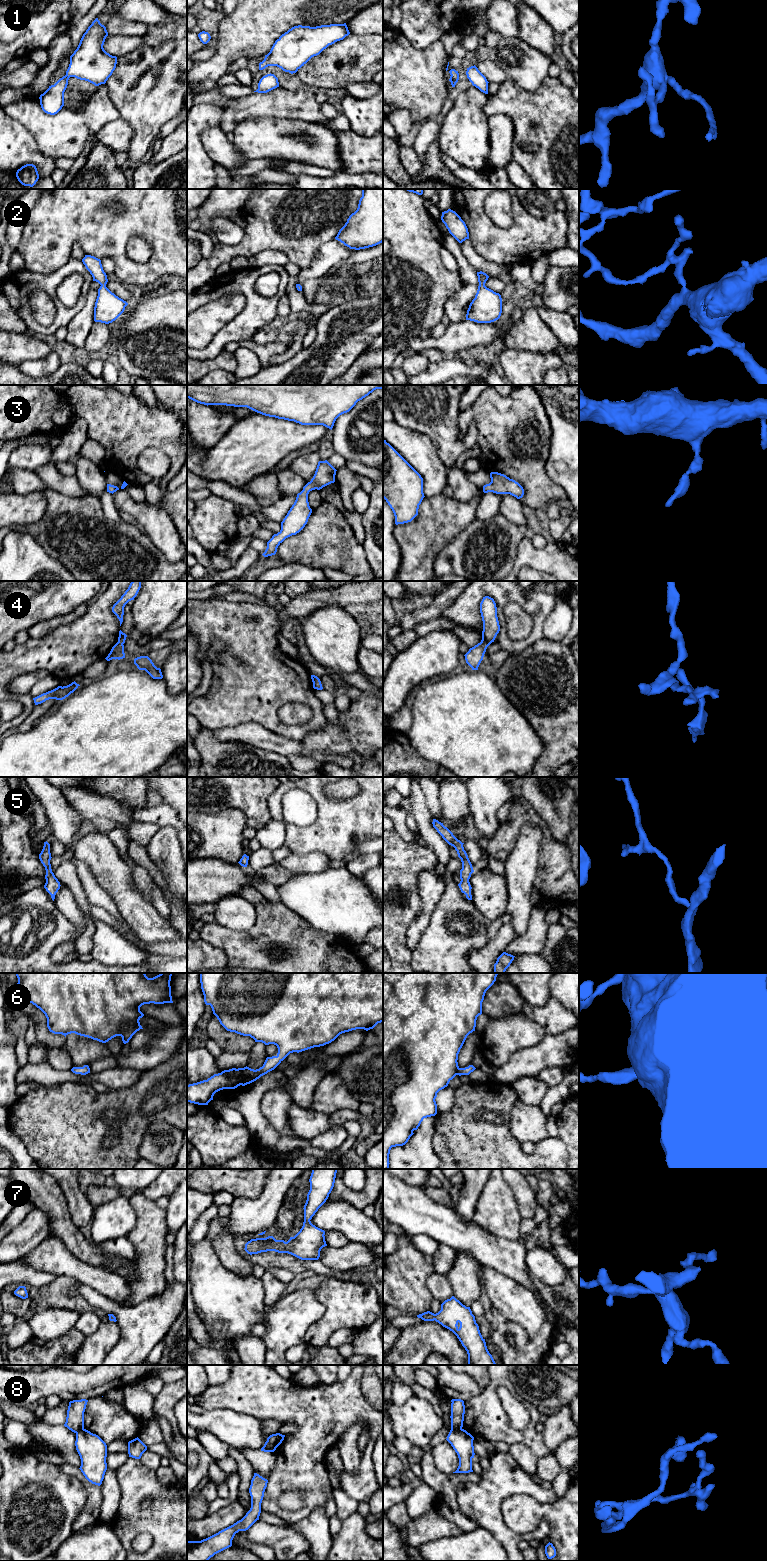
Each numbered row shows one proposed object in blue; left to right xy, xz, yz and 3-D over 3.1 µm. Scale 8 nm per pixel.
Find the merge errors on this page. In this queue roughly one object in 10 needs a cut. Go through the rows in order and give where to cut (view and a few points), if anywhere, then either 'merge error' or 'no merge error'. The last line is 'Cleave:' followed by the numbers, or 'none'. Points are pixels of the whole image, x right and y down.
1: no cut | no merge error
2: no cut | no merge error
3: no cut | no merge error
4: no cut | no merge error
5: no cut | no merge error
6: no cut | no merge error
7: no cut | no merge error
8: yz (451, 1428), (461, 1429) | merge error
Cleave: 8

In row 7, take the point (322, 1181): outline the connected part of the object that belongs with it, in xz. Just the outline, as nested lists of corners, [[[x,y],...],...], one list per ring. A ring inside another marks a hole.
[[[312,1169],[309,1179],[310,1190],[304,1205],[304,1222],[300,1231],[285,1242],[273,1236],[251,1239],[245,1244],[245,1251],[252,1255],[275,1251],[288,1253],[301,1260],[318,1260],[320,1251],[327,1246],[325,1231],[311,1223],[312,1217],[326,1202],[331,1193],[338,1169]]]

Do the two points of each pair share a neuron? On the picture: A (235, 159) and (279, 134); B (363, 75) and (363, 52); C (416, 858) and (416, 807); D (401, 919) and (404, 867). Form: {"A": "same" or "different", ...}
{"A": "different", "B": "same", "C": "different", "D": "same"}

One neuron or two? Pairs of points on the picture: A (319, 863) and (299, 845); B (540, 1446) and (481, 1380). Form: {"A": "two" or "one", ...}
{"A": "two", "B": "two"}

